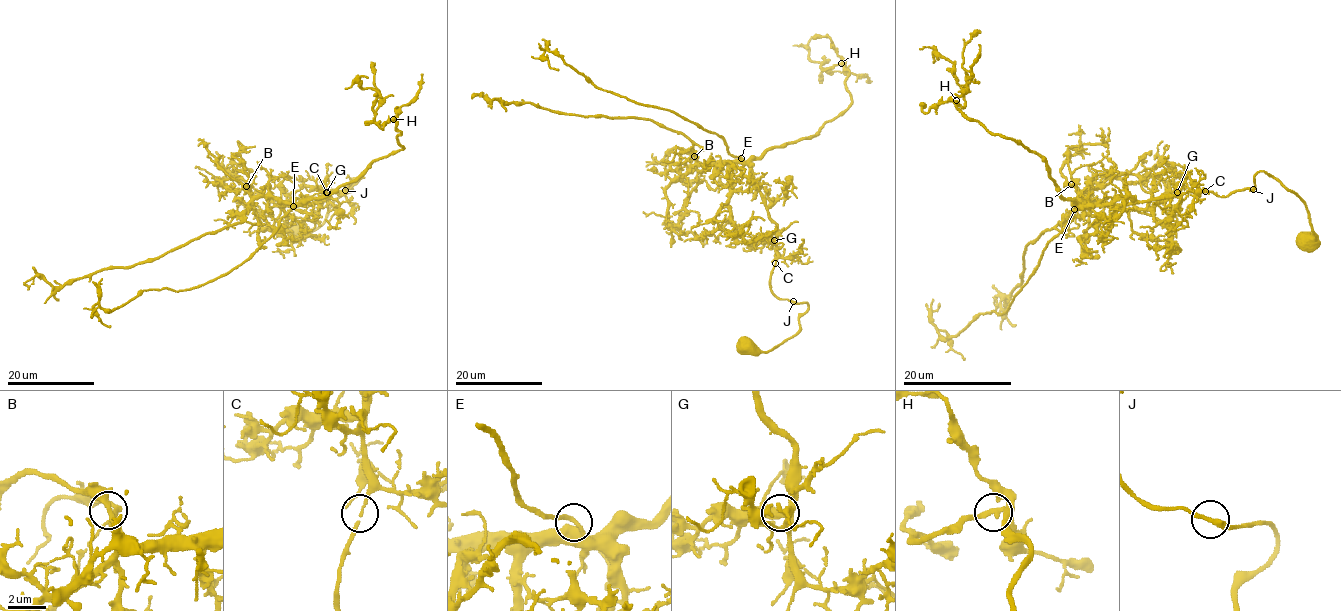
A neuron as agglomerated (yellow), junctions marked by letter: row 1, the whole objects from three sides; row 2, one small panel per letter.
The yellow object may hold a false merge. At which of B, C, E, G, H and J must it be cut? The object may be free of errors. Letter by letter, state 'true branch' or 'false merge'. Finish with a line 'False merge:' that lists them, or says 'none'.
B: true branch
C: true branch
E: true branch
G: true branch
H: true branch
J: true branch
False merge: none

